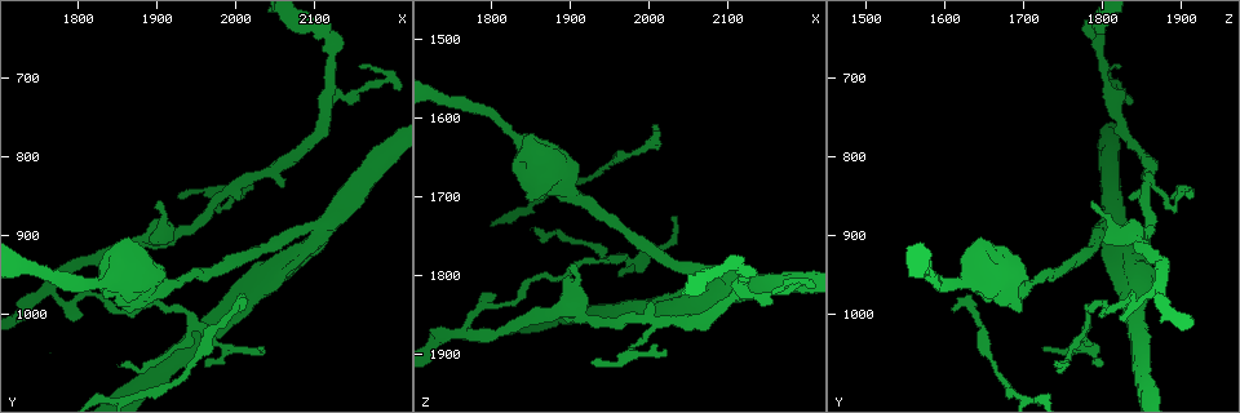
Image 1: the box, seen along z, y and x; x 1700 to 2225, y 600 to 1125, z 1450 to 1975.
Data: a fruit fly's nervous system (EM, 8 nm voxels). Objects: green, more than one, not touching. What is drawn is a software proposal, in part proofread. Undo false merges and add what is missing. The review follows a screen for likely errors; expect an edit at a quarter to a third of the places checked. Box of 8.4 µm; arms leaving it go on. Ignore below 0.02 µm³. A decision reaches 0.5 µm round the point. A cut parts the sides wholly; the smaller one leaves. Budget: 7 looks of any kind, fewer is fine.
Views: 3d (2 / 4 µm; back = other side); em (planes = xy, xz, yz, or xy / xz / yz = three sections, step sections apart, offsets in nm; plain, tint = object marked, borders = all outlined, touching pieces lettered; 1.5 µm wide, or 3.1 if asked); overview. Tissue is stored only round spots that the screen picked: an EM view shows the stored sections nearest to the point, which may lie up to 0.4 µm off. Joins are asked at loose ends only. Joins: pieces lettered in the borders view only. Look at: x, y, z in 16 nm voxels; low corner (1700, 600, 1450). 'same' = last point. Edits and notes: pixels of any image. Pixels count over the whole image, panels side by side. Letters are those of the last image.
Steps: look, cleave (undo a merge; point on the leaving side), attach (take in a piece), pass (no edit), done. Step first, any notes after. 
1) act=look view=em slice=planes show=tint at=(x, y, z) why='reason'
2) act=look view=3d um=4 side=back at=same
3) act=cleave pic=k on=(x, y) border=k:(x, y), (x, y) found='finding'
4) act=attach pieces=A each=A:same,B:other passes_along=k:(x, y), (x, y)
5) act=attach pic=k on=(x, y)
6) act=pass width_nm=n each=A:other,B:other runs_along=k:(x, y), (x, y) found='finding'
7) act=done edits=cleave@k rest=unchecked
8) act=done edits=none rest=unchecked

act=look view=3d um=2 at=(2105, 895, 1810) why='a fork'

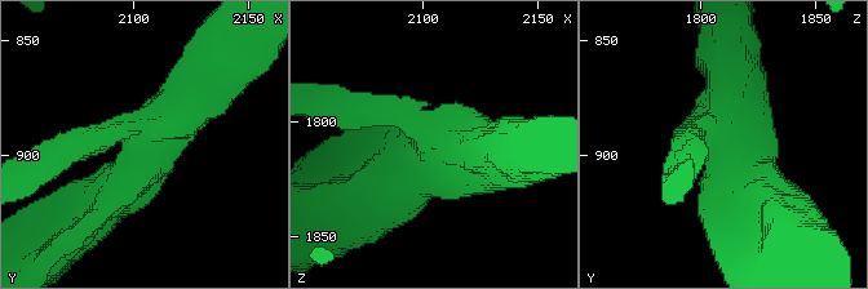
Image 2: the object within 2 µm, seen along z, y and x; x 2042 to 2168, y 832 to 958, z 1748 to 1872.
act=look view=em slice=planes show=borders at=(2103, 895, 1808) arms=3 arm_widths_nm=220,400,400 why='need the tissue'

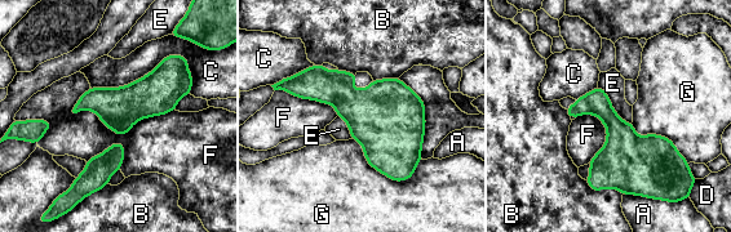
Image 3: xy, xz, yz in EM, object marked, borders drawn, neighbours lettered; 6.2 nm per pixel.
act=pass each=A:other,B:other,C:other,D:other,E:other,F:other,G:other border=3:(175, 110), (125, 134), (71, 111) found='one neuron here'

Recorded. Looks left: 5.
act=look view=em slice=planes show=borders at=(1900, 855, 1790) why='thin end'

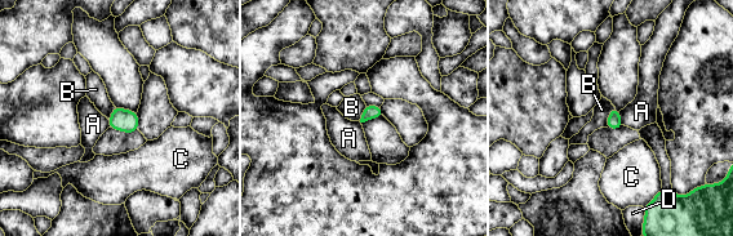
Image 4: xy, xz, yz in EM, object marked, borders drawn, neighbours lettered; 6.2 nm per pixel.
act=pass each=A:other,B:other,C:other,D:other border=4:(614, 107), (609, 111), (605, 127) found='none of them fits'

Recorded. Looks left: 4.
act=look view=3d um=4 at=(1960, 1065, 1800) why='branch stops here'

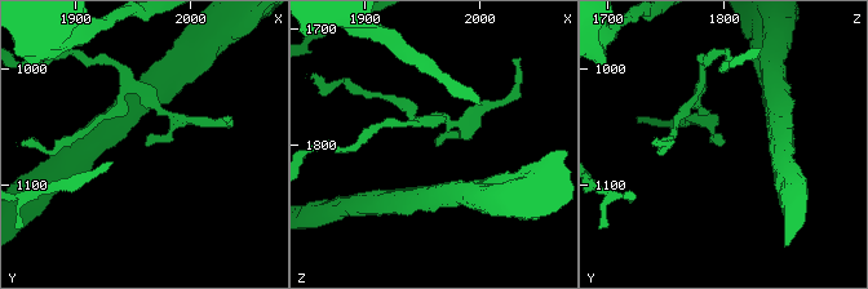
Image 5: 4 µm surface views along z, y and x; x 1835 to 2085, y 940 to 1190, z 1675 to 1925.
act=look view=em slice=yz step=4 show=tint at=(1962, 1064, 1804) why='shape alone is not enough'

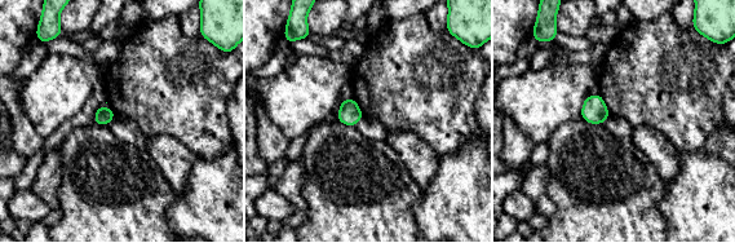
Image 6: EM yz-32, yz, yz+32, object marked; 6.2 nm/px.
act=look view=em slice=xz step=4 show=borders at=same

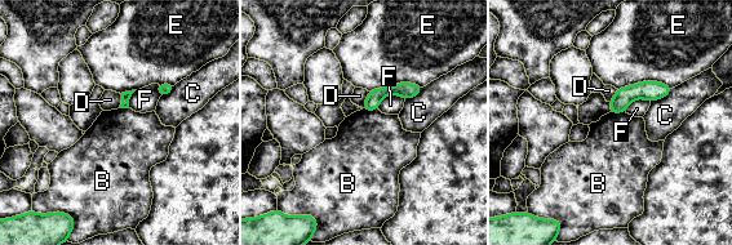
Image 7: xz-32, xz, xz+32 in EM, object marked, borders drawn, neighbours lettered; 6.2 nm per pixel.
act=pass longest_contact=E:340nm each=B:other,C:other,D:other,E:other,F:other found='none of them fits'

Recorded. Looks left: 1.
act=done edits=none rest=unchecked

